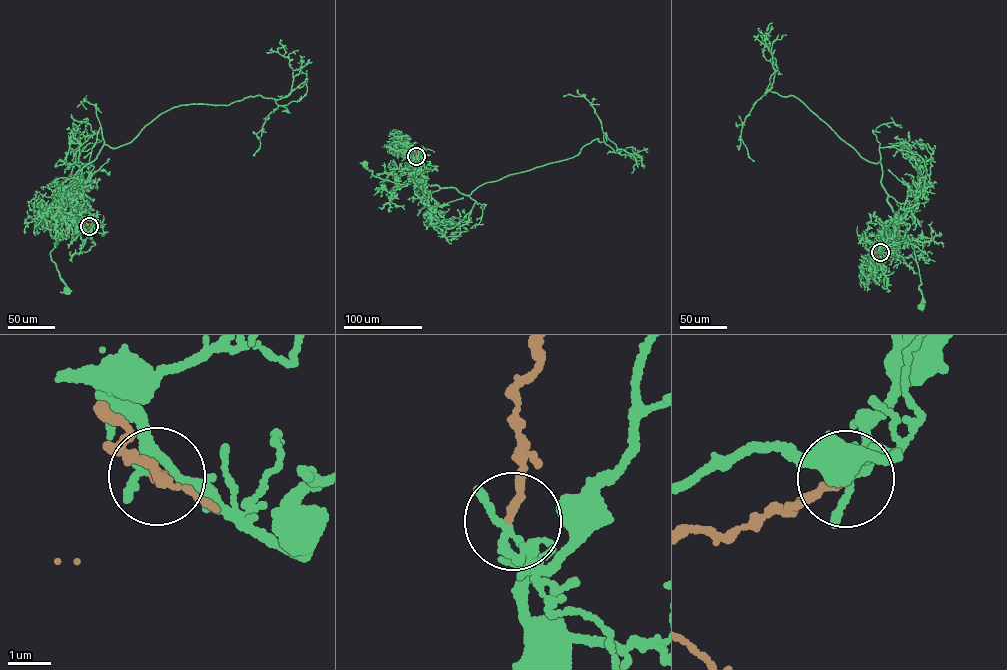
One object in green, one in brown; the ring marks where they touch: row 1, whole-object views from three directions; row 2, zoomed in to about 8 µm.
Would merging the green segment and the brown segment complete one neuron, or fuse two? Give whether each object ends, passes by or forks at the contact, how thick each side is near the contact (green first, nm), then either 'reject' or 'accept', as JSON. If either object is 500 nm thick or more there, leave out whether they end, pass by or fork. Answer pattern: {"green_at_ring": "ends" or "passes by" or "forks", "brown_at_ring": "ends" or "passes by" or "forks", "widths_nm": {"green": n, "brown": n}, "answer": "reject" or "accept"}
{"green_at_ring": "forks", "brown_at_ring": "ends", "widths_nm": {"green": 150, "brown": 170}, "answer": "accept"}

